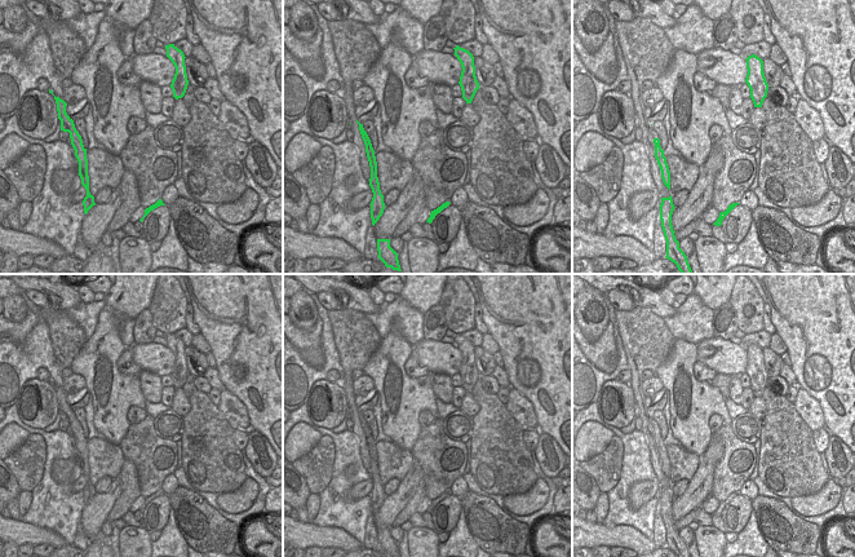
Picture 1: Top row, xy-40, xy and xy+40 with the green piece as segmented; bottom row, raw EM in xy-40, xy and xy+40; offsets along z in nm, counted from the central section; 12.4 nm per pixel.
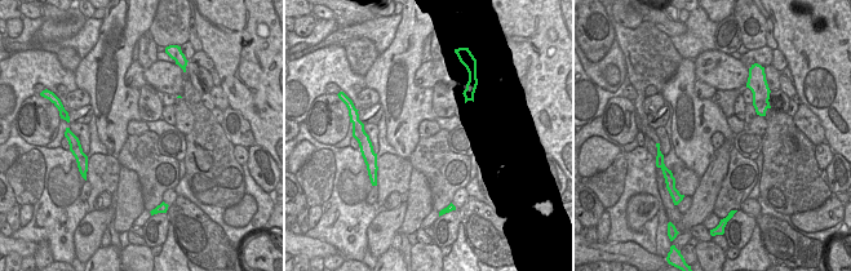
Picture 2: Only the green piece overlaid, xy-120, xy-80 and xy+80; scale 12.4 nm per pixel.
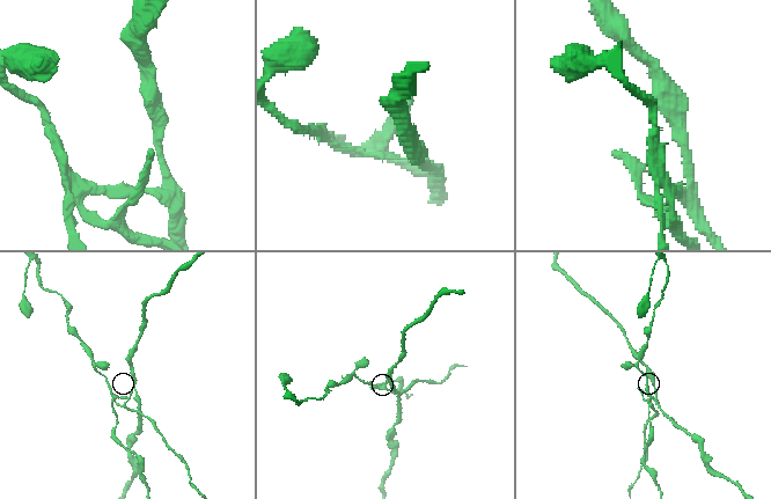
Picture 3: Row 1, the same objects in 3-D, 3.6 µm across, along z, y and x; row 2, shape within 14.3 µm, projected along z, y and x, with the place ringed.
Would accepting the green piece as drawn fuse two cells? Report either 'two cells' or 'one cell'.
two cells

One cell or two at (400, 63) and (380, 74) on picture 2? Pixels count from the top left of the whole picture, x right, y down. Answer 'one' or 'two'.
one

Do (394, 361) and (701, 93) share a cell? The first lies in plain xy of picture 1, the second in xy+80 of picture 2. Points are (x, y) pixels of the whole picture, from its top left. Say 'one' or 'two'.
two

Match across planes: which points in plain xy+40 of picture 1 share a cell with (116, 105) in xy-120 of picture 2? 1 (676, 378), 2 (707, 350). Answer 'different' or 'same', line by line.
1: same
2: different

